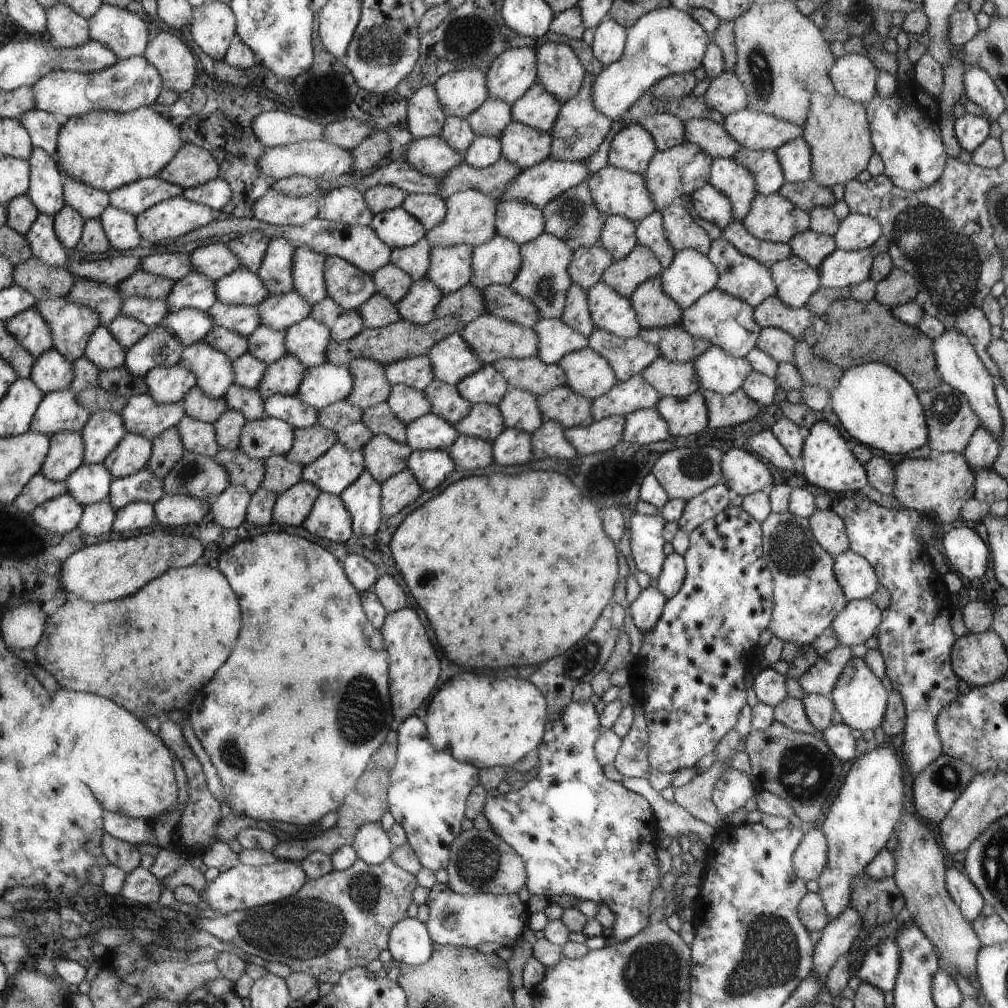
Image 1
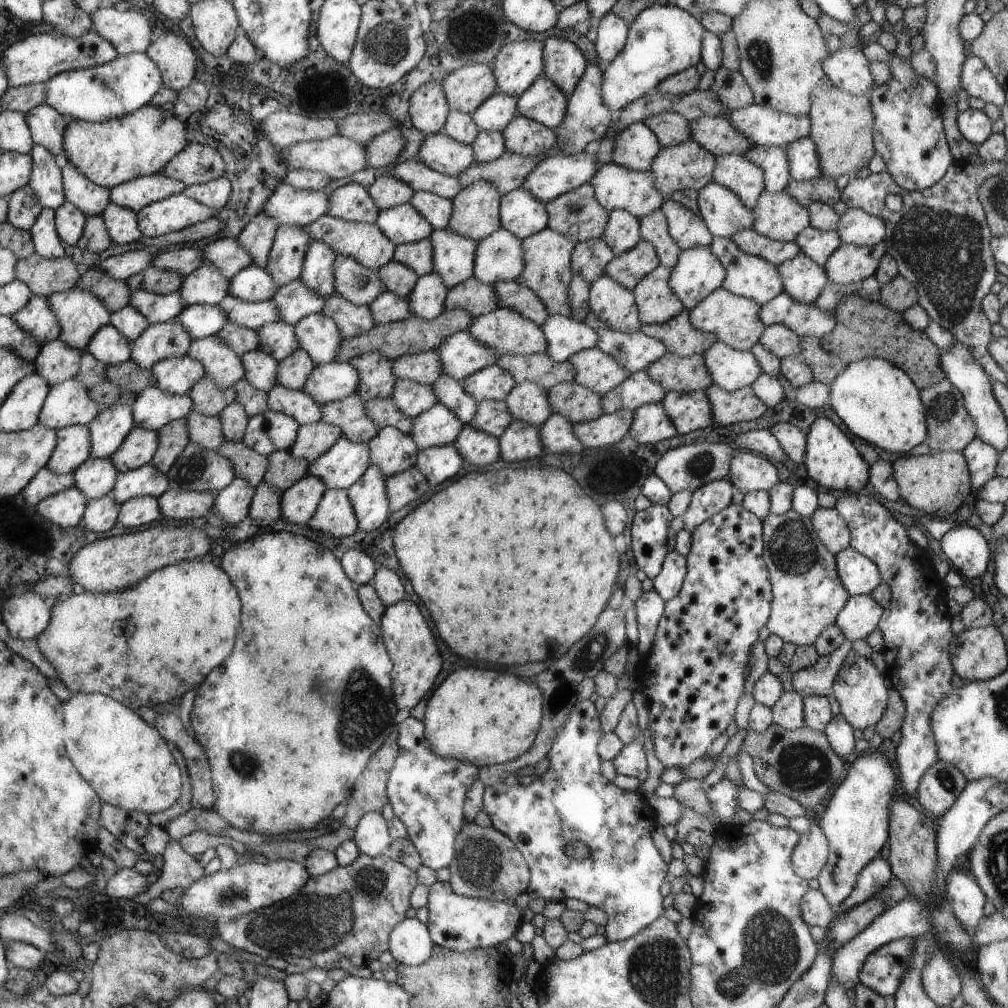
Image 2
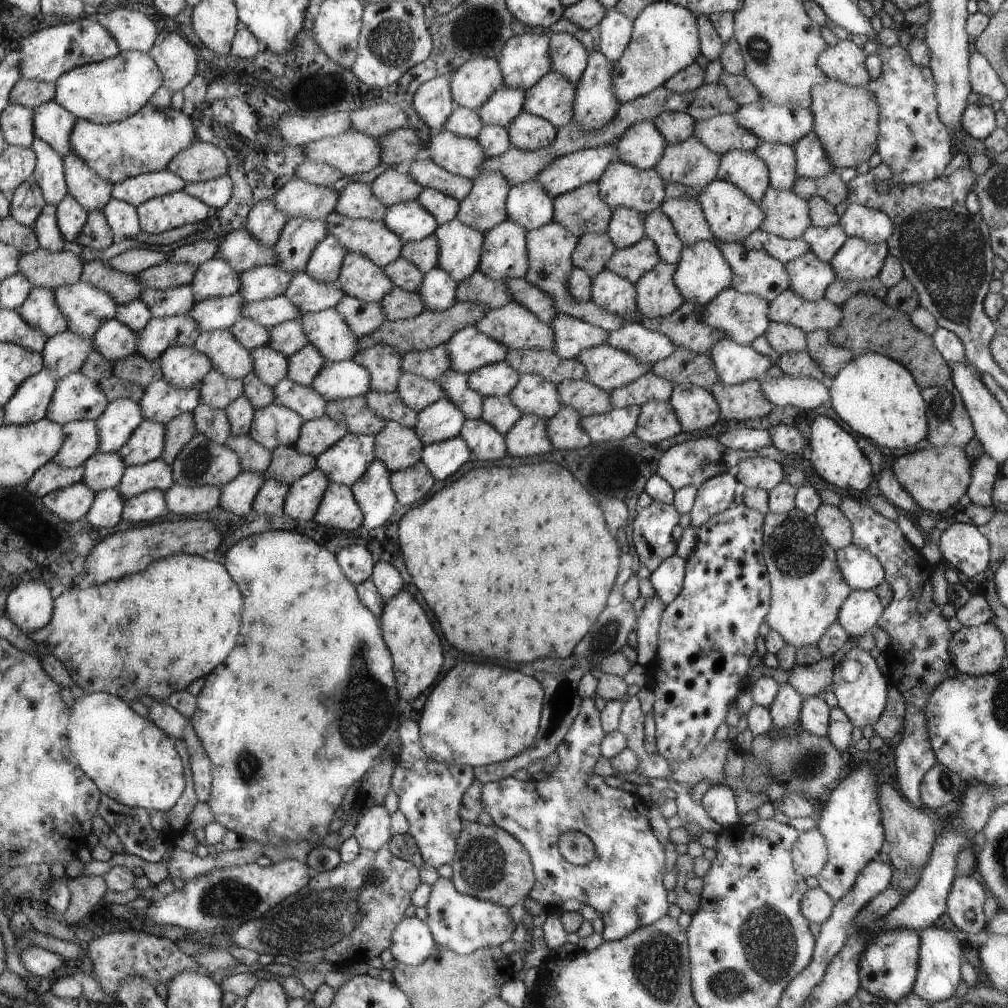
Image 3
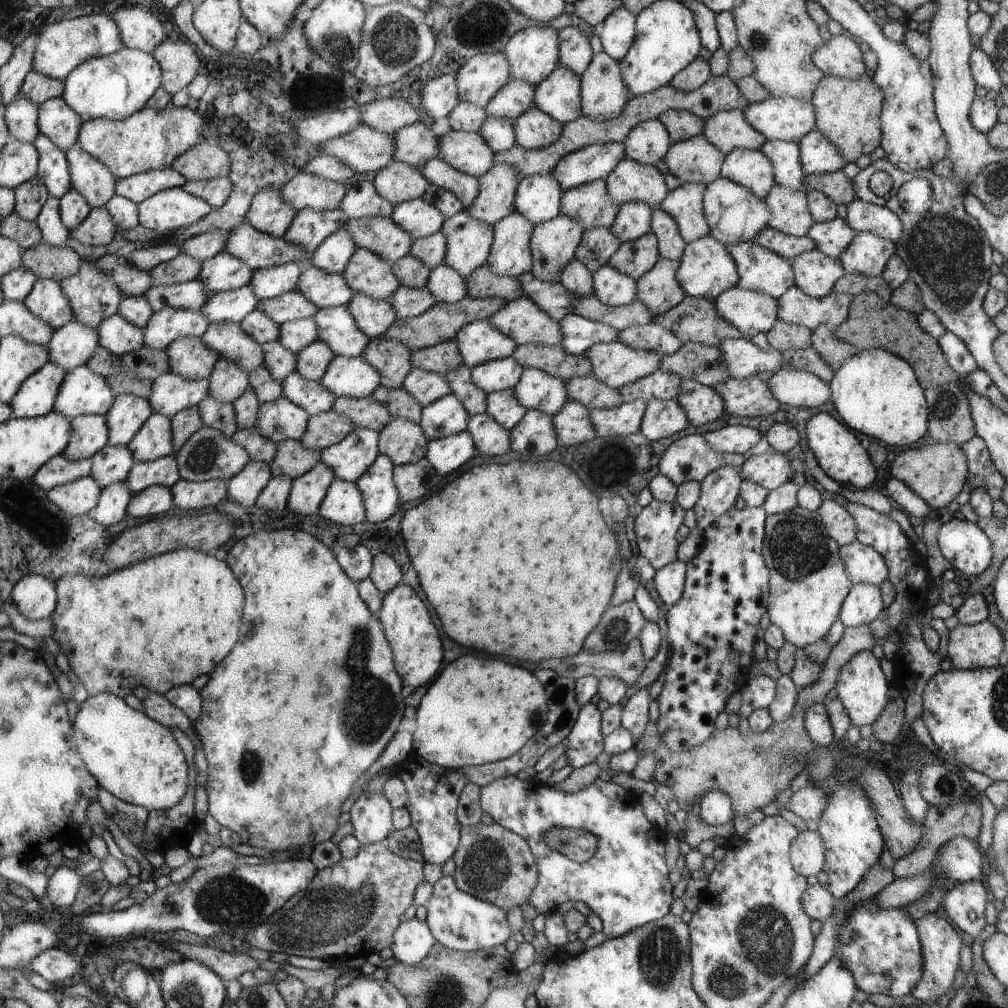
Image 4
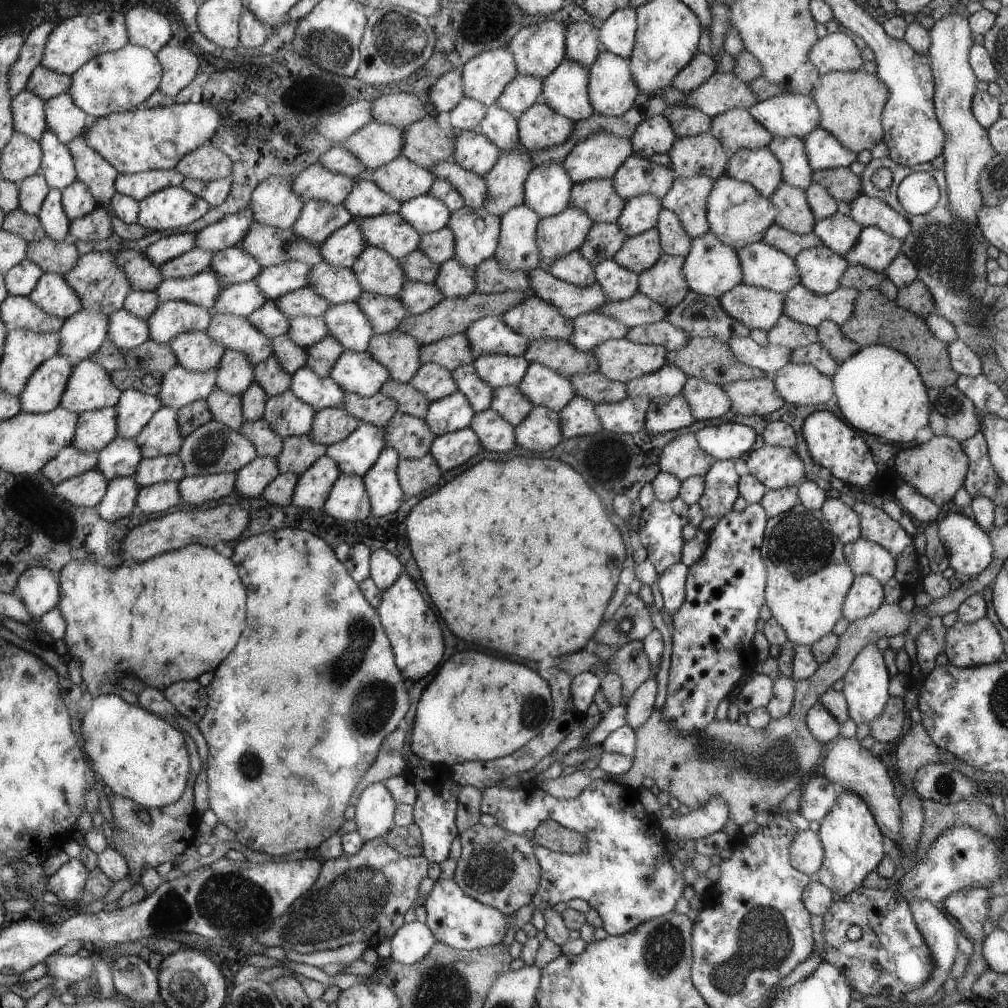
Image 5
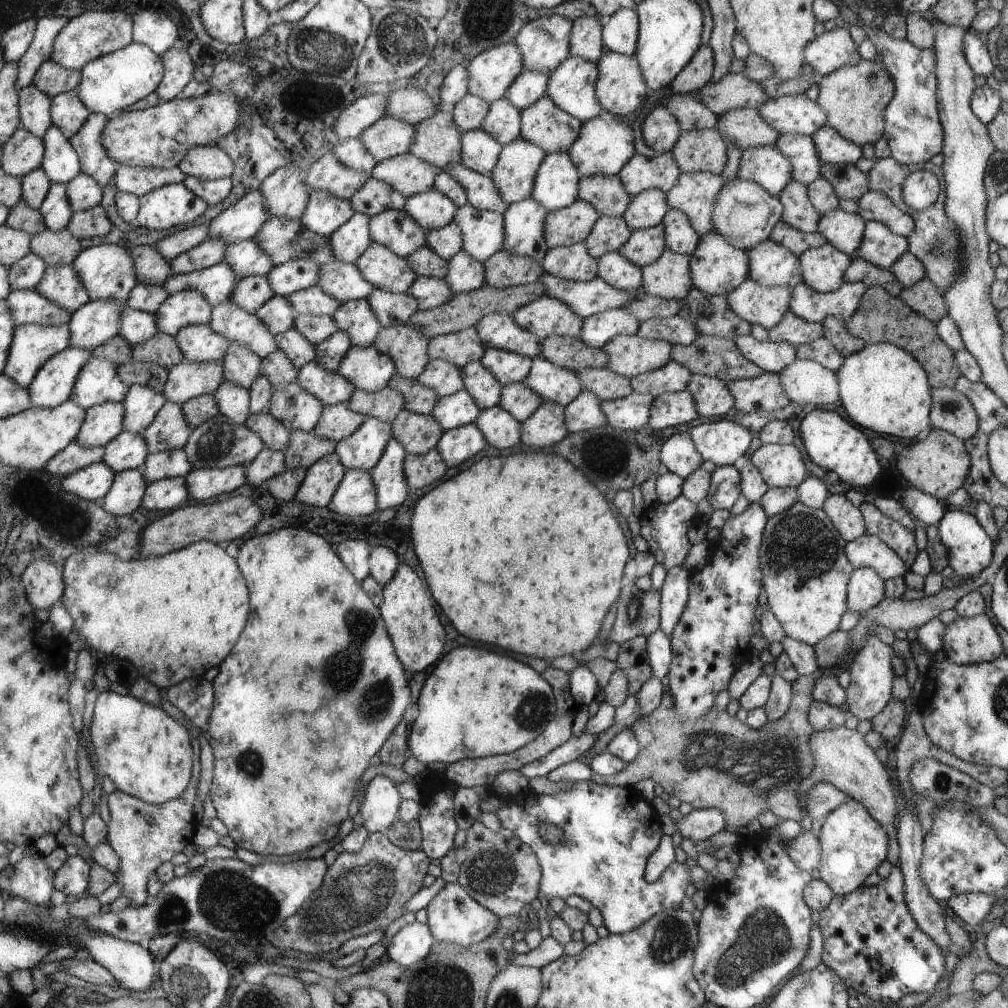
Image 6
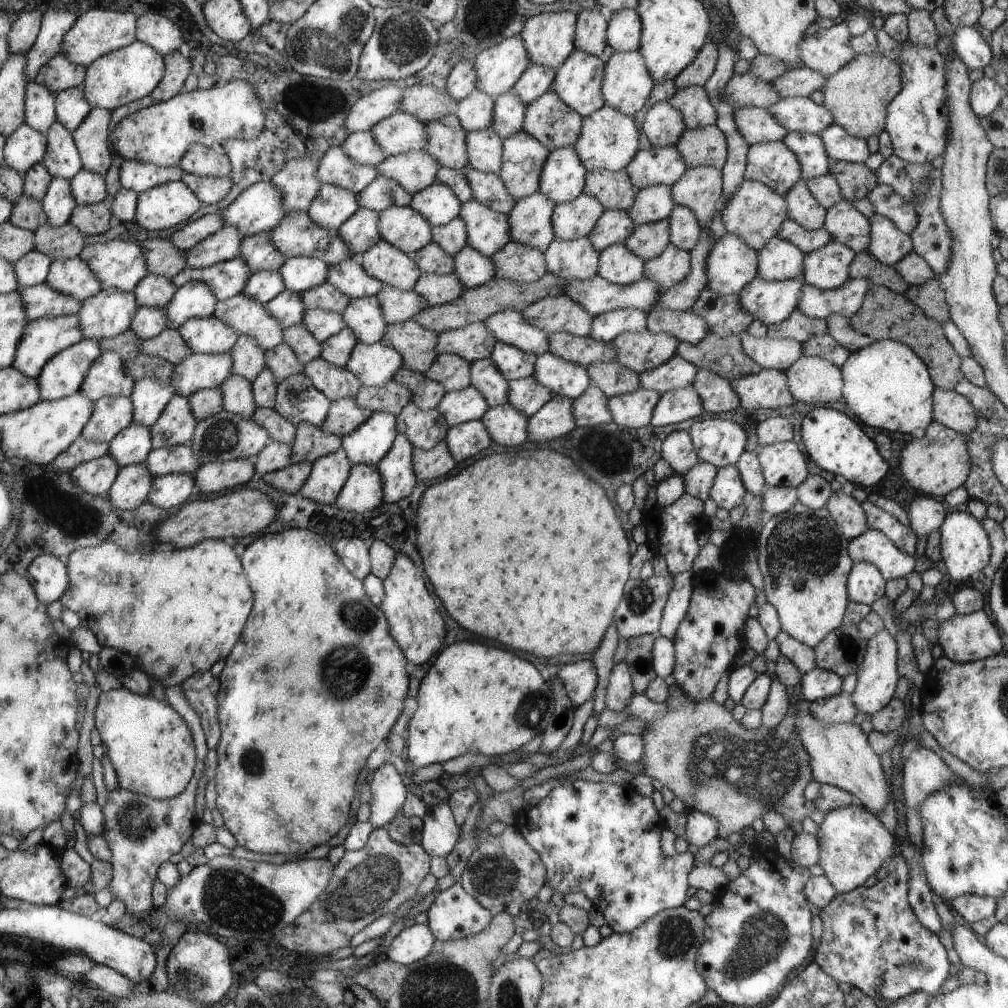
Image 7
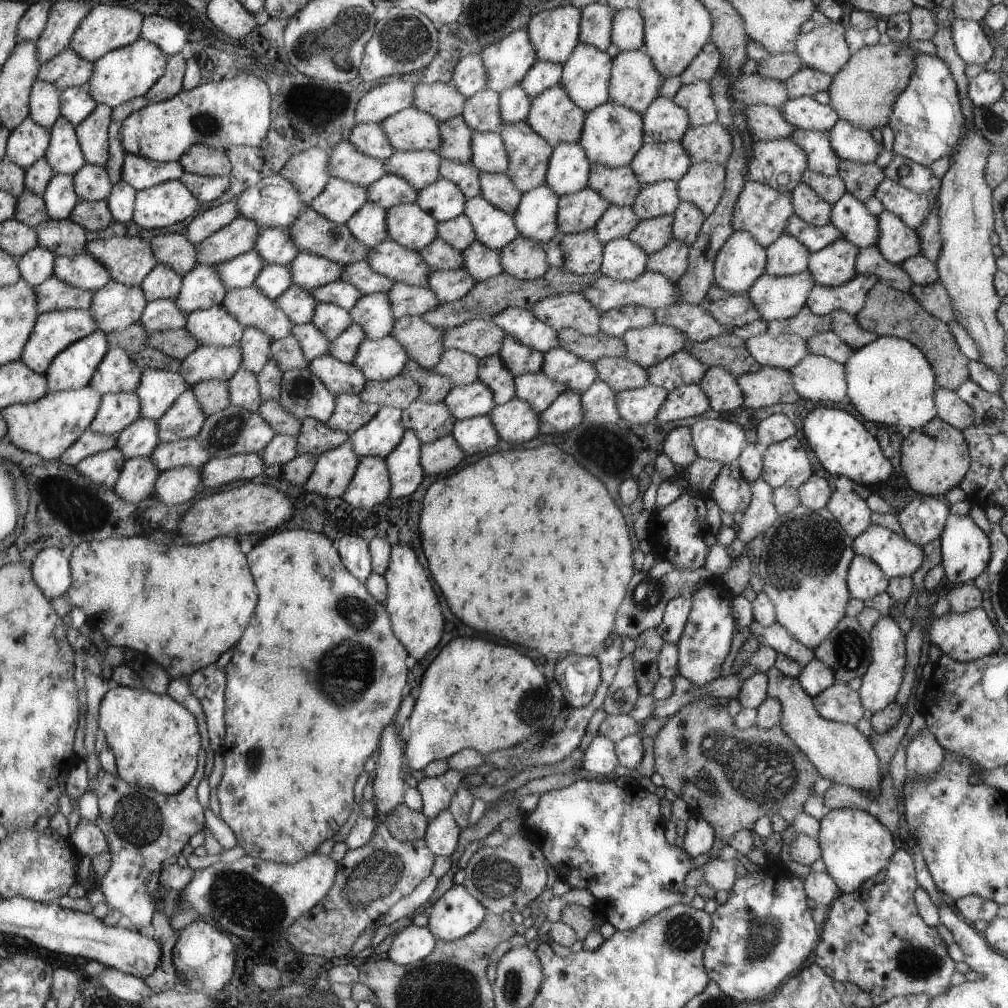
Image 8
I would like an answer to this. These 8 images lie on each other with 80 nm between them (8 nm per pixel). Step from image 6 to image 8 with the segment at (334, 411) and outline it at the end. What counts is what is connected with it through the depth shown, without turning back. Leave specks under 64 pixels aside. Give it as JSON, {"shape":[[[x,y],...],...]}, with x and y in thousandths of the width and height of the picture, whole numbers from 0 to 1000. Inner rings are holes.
{"shape":[[[356,391],[333,392],[332,409],[322,421],[347,433],[367,420],[377,405],[375,401],[361,399]]]}

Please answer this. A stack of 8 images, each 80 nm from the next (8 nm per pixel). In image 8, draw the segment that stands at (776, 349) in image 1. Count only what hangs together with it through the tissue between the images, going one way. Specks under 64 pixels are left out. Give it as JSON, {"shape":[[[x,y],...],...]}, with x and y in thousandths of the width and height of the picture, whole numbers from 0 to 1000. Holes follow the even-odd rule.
{"shape":[[[798,305],[790,313],[779,317],[766,317],[761,320],[761,331],[776,334],[776,331],[788,331],[802,338],[810,331],[825,328],[825,315],[822,313],[813,313],[804,306]]]}

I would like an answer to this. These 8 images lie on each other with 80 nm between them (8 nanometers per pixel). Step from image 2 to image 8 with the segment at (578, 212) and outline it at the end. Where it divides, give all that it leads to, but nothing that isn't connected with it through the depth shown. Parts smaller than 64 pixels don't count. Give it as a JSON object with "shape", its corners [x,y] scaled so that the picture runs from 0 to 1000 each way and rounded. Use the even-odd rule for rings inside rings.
{"shape":[[[589,163],[583,184],[595,190],[605,203],[617,205],[627,205],[638,187],[637,181],[624,164],[605,168],[599,163]]]}

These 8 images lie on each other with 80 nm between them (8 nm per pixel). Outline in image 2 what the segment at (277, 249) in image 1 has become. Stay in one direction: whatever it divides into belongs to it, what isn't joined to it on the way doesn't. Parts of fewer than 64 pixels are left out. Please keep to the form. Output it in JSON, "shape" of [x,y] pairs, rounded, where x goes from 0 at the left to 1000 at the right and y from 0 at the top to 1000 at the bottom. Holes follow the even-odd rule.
{"shape":[[[278,223],[263,266],[277,285],[298,274],[306,243],[311,236],[296,223]]]}

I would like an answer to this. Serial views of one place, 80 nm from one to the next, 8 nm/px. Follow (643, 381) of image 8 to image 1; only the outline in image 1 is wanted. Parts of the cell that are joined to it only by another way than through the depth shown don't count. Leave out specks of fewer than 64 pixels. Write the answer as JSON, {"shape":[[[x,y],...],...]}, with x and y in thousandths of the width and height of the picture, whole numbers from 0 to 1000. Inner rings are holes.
{"shape":[[[560,382],[549,385],[542,392],[536,392],[533,400],[540,417],[553,419],[560,426],[581,425],[590,419],[587,413],[589,398],[575,393]]]}

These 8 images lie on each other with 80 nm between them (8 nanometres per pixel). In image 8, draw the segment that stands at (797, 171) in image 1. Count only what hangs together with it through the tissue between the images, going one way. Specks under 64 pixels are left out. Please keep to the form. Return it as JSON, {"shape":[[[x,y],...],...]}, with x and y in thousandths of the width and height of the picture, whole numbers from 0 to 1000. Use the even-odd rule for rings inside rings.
{"shape":[[[833,118],[831,123],[827,123],[820,132],[827,151],[834,159],[865,162],[877,149],[875,141],[869,141],[863,129],[849,127],[841,119]]]}

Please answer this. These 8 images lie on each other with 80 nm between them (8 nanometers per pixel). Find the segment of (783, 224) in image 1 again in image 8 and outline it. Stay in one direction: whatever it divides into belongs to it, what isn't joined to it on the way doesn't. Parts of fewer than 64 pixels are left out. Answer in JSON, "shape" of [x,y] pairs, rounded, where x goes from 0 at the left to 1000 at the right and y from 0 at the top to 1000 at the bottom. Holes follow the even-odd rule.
{"shape":[[[794,181],[786,189],[789,210],[798,220],[815,225],[823,221],[825,202],[815,198],[802,183]]]}

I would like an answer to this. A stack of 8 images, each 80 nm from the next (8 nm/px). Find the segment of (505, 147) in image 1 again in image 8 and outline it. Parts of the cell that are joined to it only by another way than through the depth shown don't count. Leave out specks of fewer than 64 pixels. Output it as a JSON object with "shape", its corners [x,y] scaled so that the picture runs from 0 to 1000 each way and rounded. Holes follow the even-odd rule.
{"shape":[[[557,84],[528,98],[521,121],[549,147],[560,141],[574,141],[582,112],[569,101]]]}

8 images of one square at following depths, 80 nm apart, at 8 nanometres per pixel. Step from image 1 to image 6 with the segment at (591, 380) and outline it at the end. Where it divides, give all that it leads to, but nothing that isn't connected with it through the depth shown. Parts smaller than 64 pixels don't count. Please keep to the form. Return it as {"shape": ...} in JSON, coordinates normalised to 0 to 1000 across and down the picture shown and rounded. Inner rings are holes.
{"shape":[[[611,332],[597,346],[603,350],[601,365],[626,376],[663,361],[668,345],[661,338],[638,336],[633,332]]]}

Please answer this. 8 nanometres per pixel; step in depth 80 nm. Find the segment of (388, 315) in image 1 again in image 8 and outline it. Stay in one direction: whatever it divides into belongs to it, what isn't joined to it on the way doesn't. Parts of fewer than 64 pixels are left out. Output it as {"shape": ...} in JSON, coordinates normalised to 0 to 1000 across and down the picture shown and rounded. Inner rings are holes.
{"shape":[[[462,266],[454,268],[429,269],[425,285],[429,286],[437,296],[437,301],[446,301],[460,296],[472,284],[472,278],[466,276],[468,272]]]}

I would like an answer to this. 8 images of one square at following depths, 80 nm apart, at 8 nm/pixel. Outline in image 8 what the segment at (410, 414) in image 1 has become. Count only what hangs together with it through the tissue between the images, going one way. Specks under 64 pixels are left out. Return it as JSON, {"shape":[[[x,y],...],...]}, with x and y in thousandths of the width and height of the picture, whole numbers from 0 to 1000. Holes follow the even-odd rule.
{"shape":[[[447,346],[438,351],[437,359],[428,367],[437,373],[446,375],[450,384],[461,383],[475,376],[476,355]]]}

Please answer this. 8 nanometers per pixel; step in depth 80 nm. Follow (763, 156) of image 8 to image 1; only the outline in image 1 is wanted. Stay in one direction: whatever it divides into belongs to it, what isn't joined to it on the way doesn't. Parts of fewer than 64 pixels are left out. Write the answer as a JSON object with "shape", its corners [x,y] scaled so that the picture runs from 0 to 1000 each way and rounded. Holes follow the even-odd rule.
{"shape":[[[727,157],[708,158],[702,183],[706,183],[726,198],[728,214],[732,219],[745,208],[752,190],[750,182],[748,172]]]}

